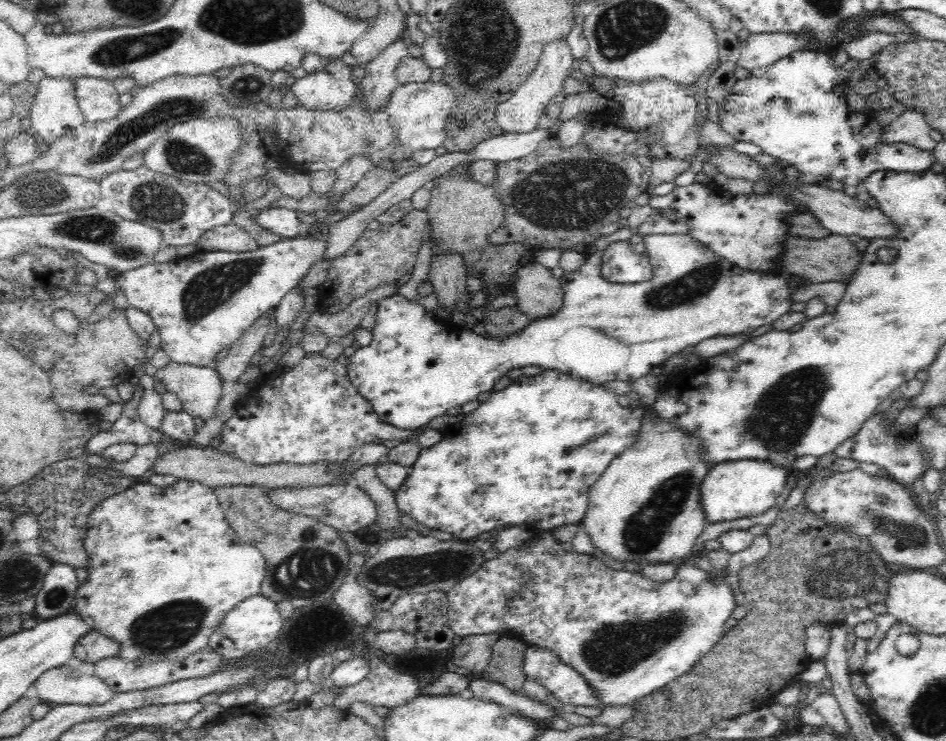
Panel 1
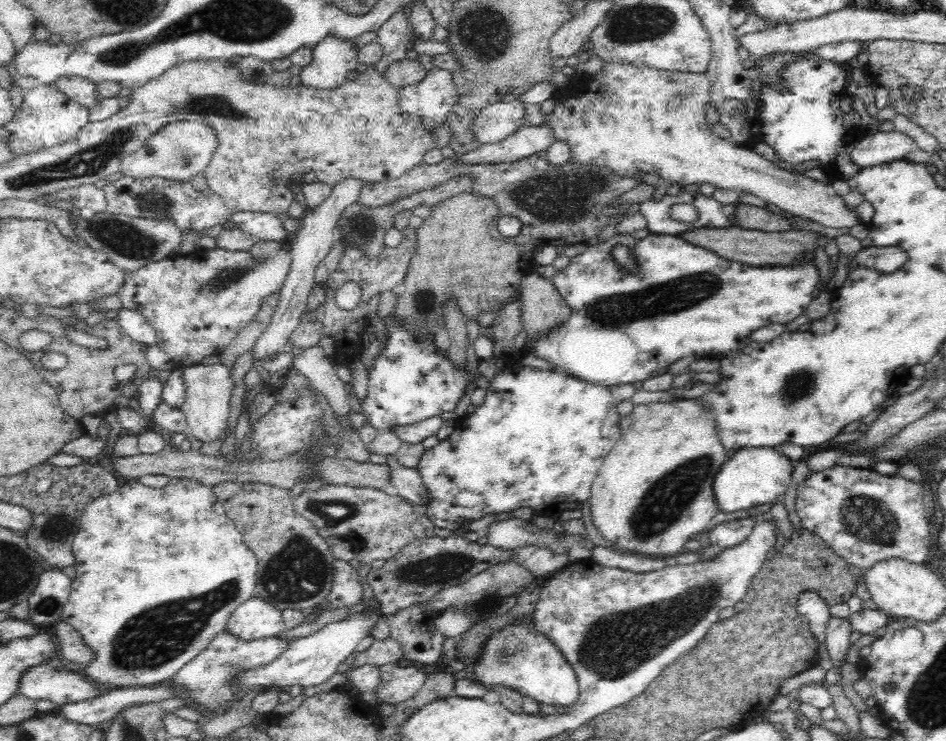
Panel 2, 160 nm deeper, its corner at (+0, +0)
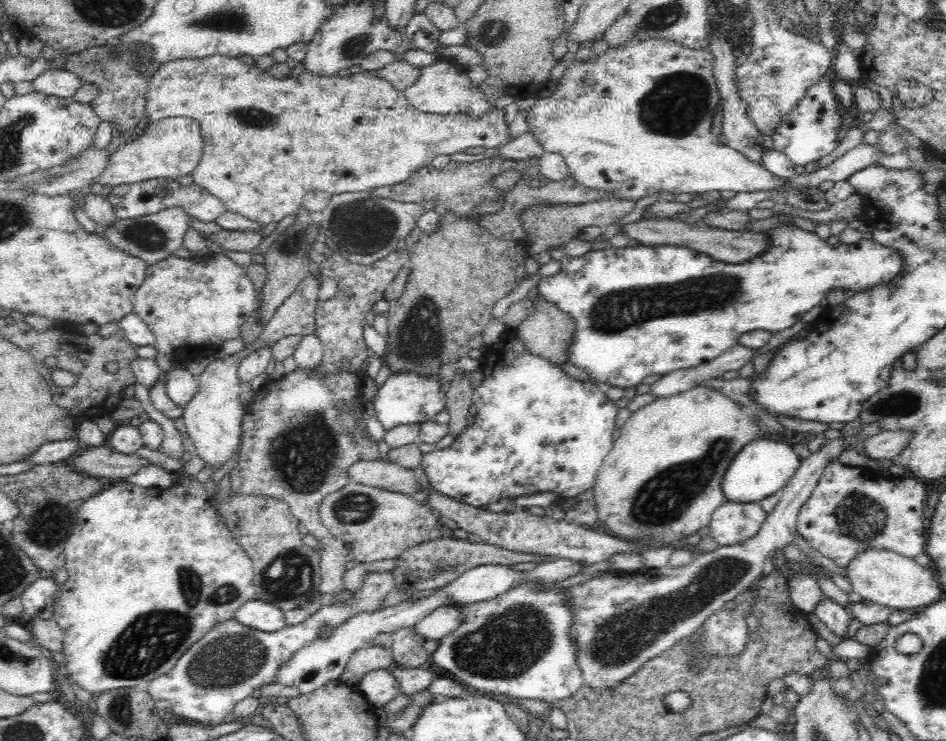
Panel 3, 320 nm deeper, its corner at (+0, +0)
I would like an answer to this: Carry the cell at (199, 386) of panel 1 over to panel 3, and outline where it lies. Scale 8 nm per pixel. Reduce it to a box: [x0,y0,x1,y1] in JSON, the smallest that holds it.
[183,339,264,470]

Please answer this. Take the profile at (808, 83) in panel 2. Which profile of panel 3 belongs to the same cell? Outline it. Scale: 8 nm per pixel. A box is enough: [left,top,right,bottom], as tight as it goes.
[773,72,843,166]

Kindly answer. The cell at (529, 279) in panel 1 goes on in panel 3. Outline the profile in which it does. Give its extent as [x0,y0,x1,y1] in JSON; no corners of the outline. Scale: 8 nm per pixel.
[516,296,575,366]

